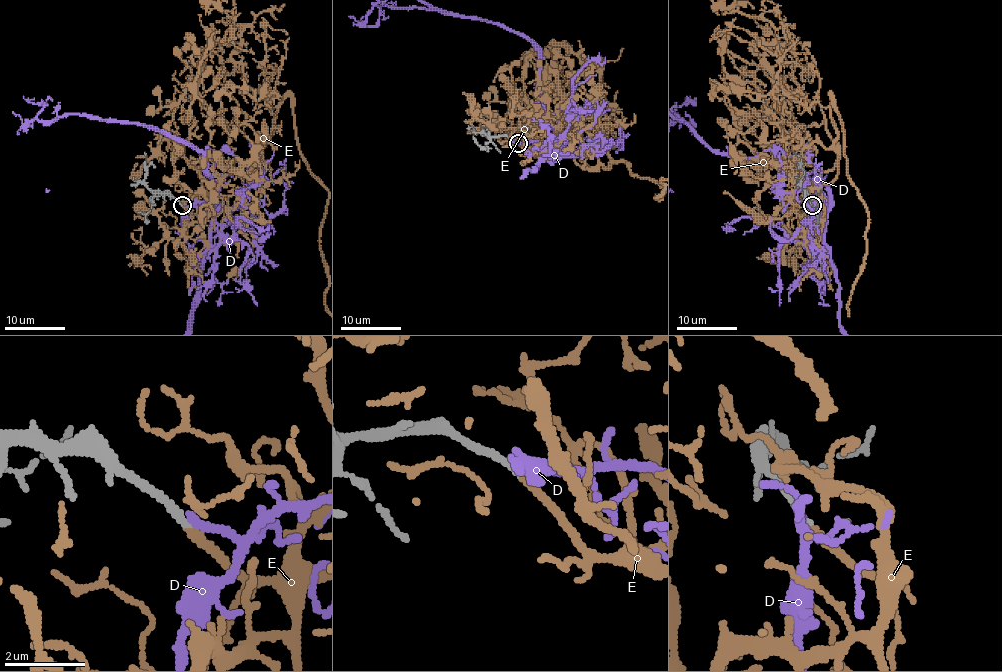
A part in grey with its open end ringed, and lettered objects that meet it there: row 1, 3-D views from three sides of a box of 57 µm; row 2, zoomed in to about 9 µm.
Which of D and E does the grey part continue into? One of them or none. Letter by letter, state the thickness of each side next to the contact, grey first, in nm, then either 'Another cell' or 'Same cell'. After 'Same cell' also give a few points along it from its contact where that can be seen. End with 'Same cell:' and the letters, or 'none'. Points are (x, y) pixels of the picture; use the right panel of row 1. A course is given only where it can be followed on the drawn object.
D: Thickness 170 nm (grey) against 180 nm. Another cell
E: Thickness 170 nm (grey) against 190 nm. Same cell
Same cell: E

